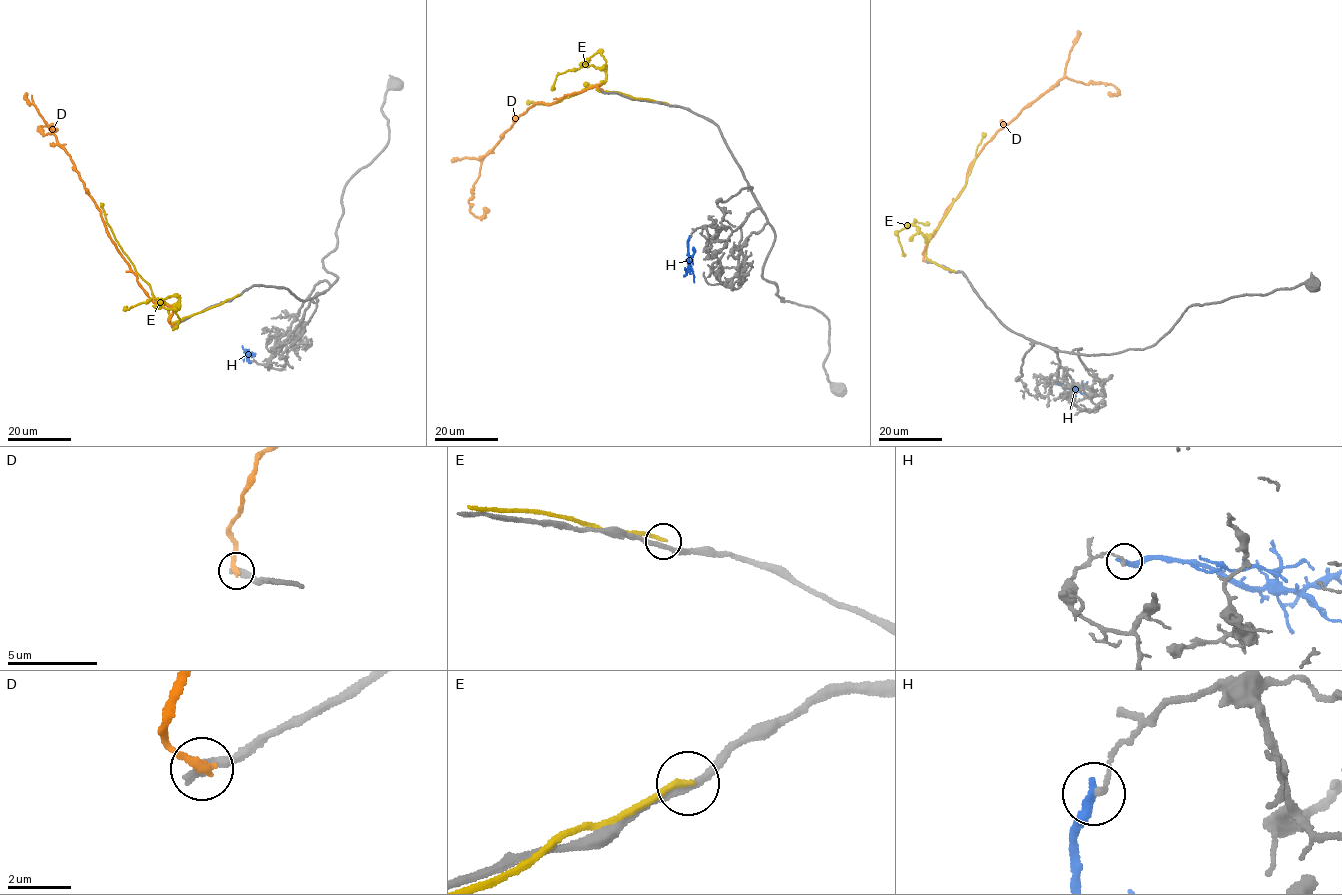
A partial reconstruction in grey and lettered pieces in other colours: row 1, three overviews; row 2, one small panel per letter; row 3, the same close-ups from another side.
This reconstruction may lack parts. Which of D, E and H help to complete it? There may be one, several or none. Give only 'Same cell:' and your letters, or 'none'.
Same cell: none

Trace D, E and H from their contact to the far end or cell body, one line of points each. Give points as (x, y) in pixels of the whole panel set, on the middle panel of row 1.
D: (601, 90), (600, 83), (548, 104), (536, 103), (520, 115), (483, 159), (468, 203), (477, 217), (485, 207)
E: (667, 104), (599, 91), (596, 85), (550, 104), (532, 101), (527, 103)
H: (689, 237), (689, 263), (693, 247)

